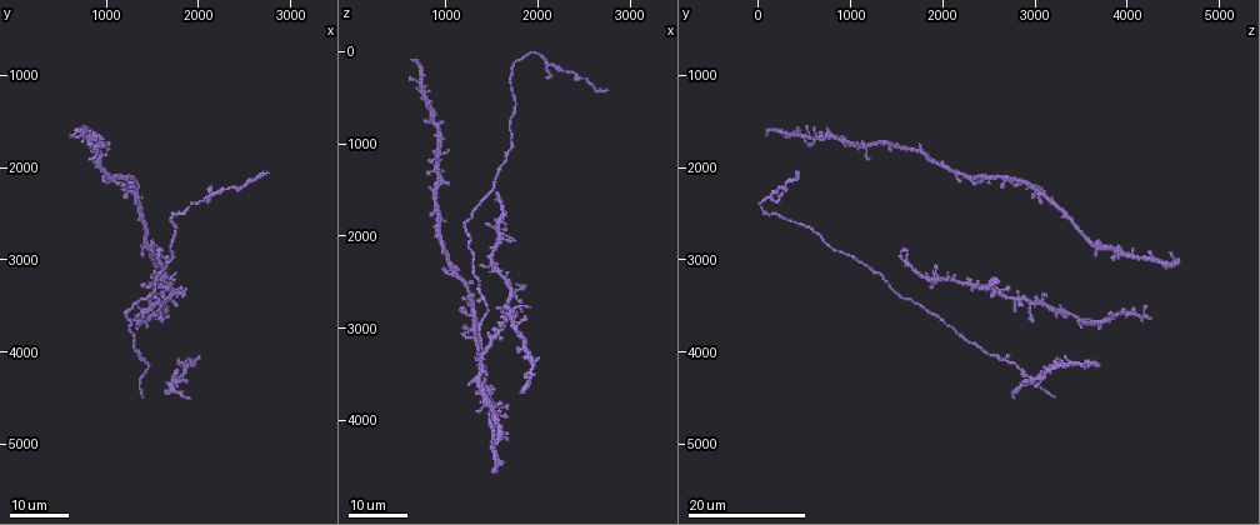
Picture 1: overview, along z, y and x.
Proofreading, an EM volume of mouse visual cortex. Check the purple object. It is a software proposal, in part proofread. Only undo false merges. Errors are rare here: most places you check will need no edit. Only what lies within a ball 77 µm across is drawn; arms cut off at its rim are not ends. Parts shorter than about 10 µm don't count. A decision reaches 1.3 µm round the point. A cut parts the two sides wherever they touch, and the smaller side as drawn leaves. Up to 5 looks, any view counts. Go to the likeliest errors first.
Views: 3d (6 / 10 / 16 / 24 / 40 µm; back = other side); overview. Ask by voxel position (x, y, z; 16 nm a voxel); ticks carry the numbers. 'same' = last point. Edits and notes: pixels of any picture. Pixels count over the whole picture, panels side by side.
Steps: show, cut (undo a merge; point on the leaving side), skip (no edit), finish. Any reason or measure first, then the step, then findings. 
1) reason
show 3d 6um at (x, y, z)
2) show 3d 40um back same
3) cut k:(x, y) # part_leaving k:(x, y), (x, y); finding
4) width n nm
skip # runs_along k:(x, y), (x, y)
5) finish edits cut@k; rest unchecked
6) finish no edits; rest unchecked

four arms meet
show 3d 16um at (1550, 3200, 1900)

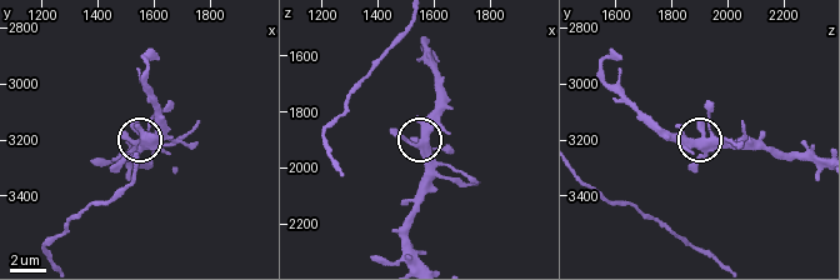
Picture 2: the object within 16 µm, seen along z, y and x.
show 3d 10um at (1540, 3230, 1910)

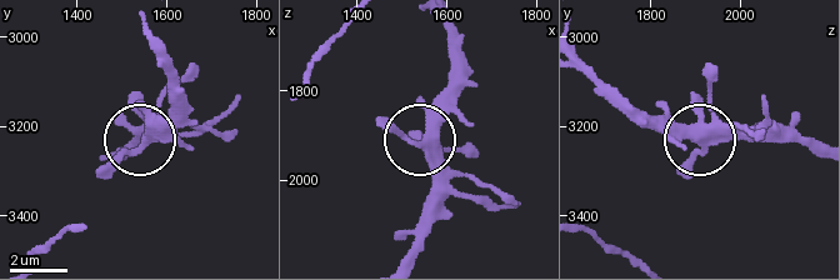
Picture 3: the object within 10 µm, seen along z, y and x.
width 310 nm
skip # all the same neuron

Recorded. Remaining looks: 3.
thick turns thin
show 3d 16um at (1450, 4200, 2850)

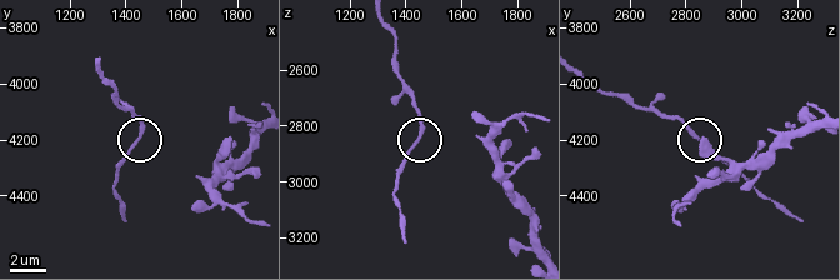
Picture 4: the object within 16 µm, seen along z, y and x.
show 3d 6um at (1450, 4190, 2840)

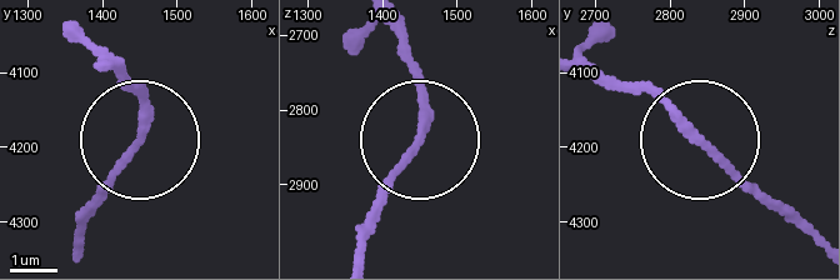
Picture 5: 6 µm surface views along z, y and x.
other side
show 3d 6um back at (1445, 4200, 2845)

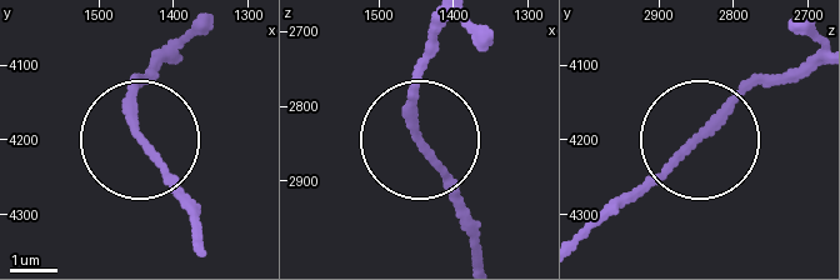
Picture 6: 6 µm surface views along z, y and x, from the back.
skip # runs_along 6:(811, 64), (751, 84), (715, 133), (588, 235); one neuron here

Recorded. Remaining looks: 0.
finish no edits; rest unchecked

